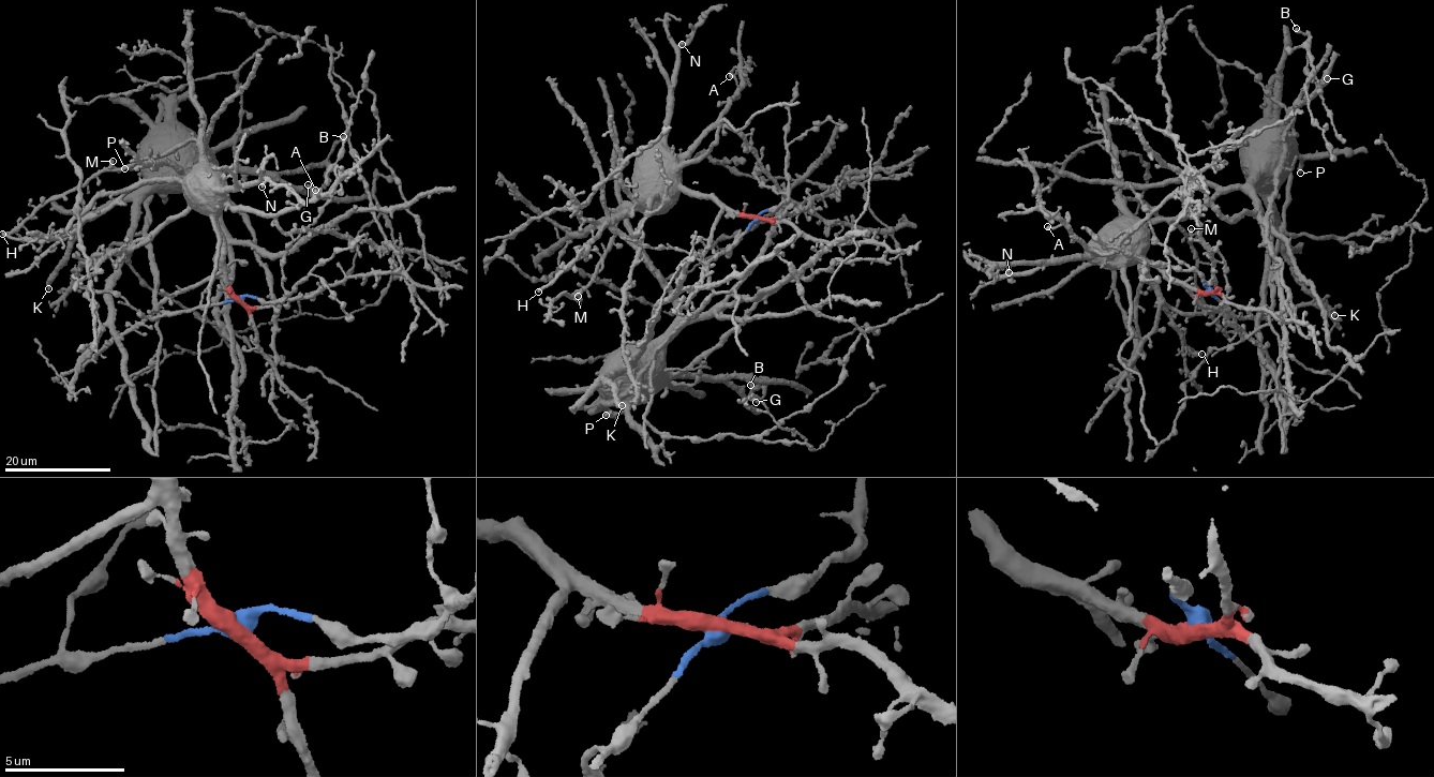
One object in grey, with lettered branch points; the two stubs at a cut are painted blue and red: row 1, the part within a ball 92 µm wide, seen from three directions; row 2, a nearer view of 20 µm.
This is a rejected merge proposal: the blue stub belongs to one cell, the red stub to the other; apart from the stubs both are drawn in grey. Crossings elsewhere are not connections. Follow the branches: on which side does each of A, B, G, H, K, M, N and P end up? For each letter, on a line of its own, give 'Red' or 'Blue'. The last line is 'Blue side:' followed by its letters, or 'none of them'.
A: Red
B: Blue
G: Blue
H: Red
K: Blue
M: Red
N: Red
P: Blue
Blue side: B, G, K, P

